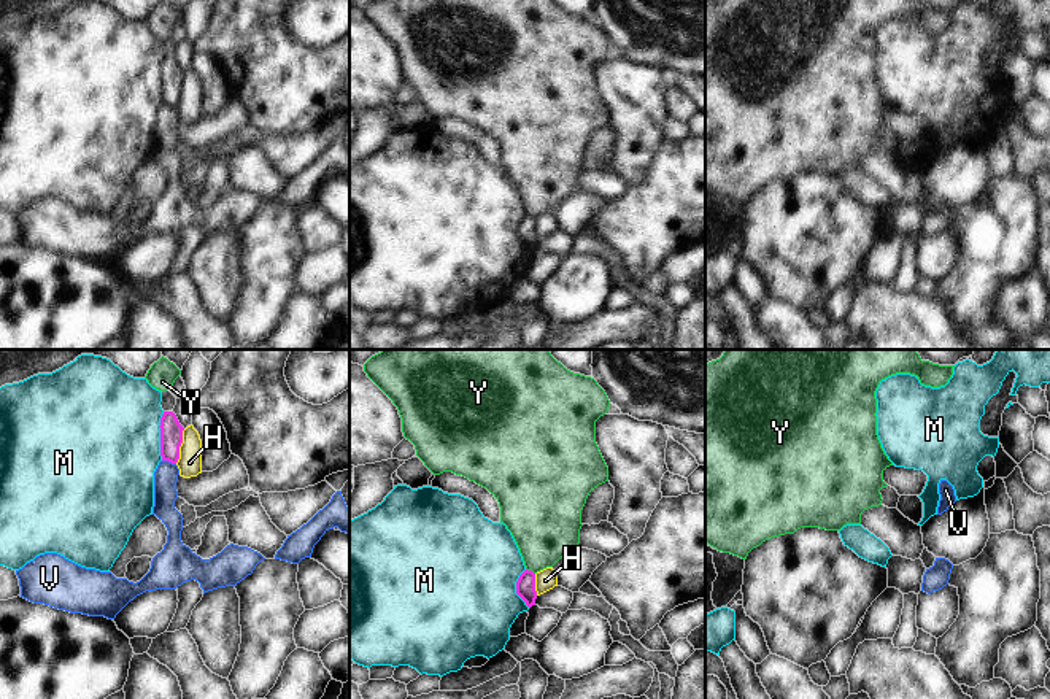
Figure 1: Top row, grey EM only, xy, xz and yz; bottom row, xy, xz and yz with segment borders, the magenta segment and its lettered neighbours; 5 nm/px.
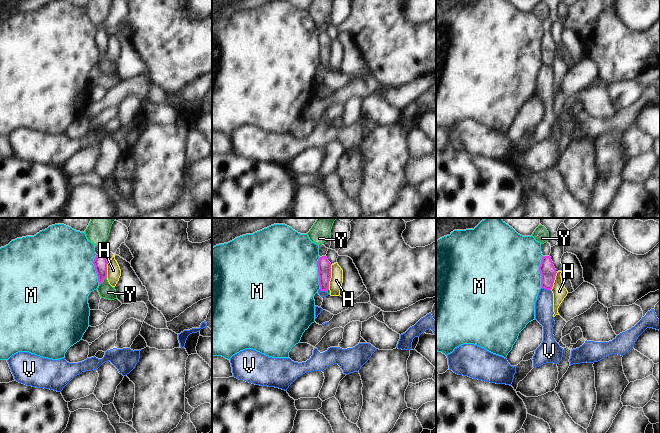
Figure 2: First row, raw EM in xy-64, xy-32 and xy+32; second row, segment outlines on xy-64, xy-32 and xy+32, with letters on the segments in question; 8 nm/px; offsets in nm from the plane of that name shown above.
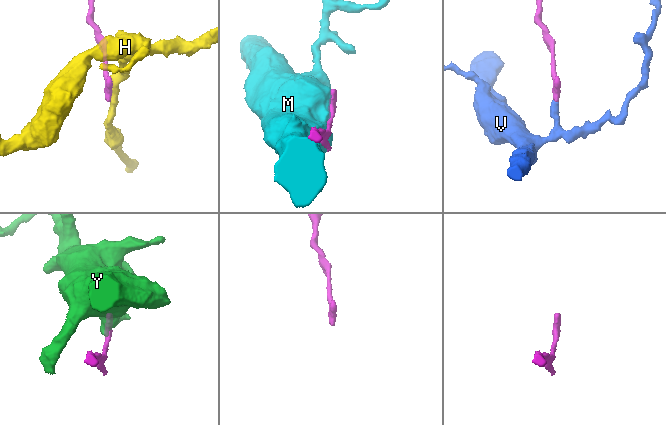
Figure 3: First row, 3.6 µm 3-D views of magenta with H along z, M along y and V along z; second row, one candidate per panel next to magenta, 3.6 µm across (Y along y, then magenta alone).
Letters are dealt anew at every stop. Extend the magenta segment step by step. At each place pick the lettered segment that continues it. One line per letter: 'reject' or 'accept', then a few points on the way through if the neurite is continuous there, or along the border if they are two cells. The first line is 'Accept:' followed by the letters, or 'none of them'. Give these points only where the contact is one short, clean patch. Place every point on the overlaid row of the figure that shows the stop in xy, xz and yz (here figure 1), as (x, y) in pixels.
Accept: none of them
H: reject
M: reject
V: reject | along xy (162, 459), (175, 464)
Y: reject | along xz (526, 567), (534, 574)

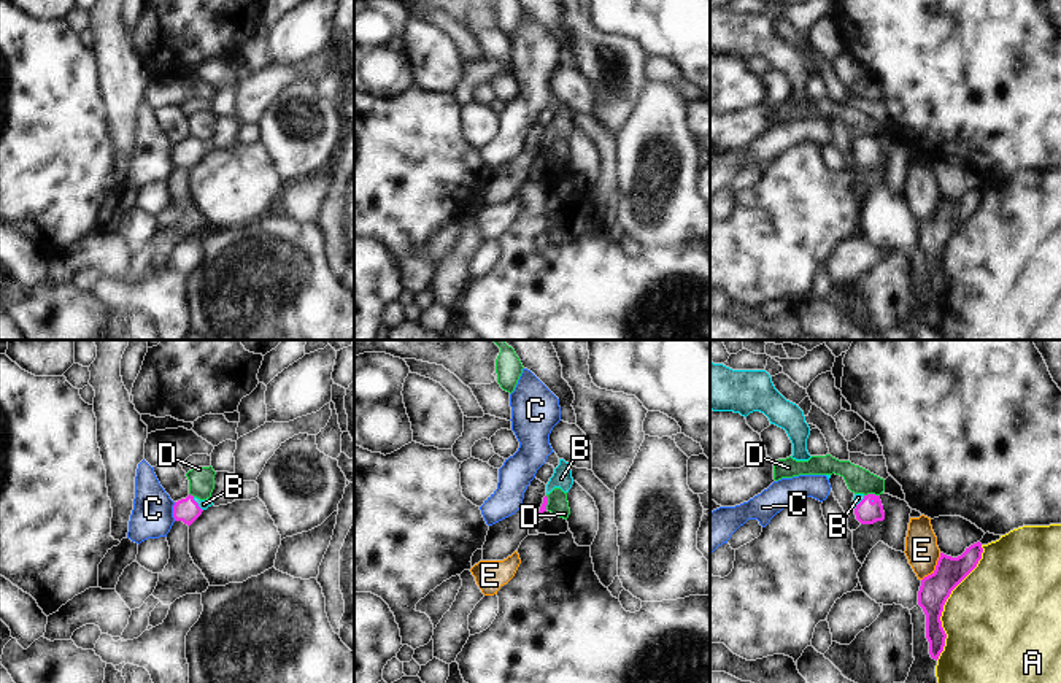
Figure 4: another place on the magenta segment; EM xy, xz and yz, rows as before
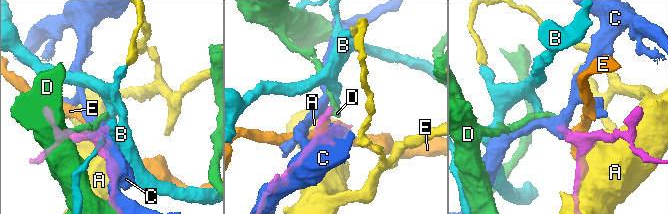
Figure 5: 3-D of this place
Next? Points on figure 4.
Accept: B
A: reject
B: accept | across xy (186, 510), (197, 504), (204, 504)
C: reject | along xy (175, 502), (173, 520)
D: reject | along yz (879, 494), (864, 496)
E: reject

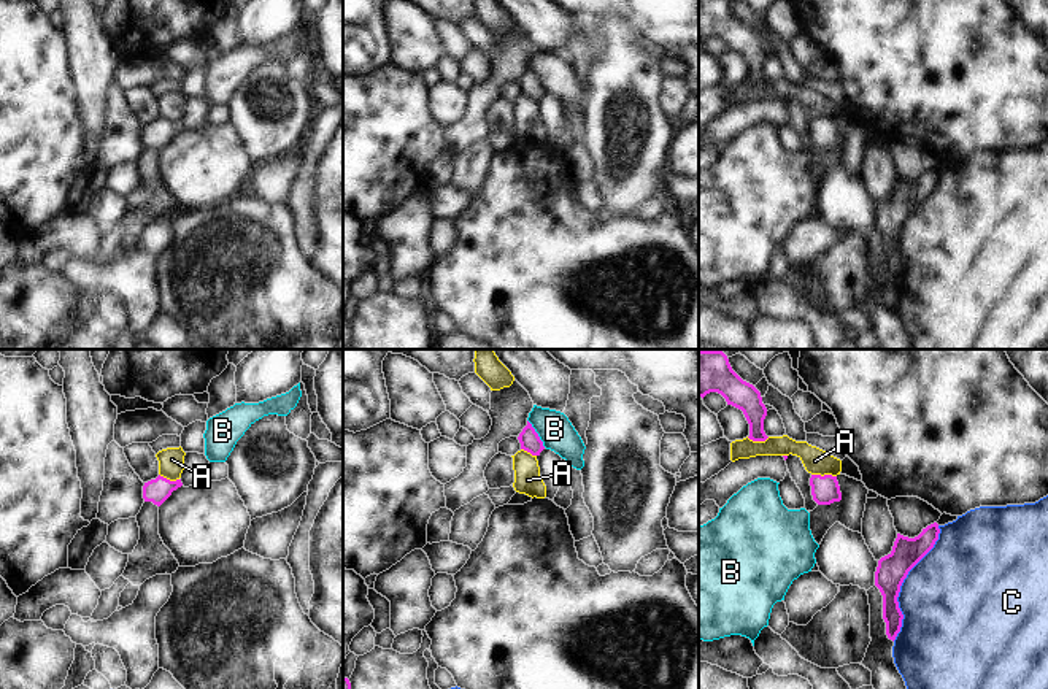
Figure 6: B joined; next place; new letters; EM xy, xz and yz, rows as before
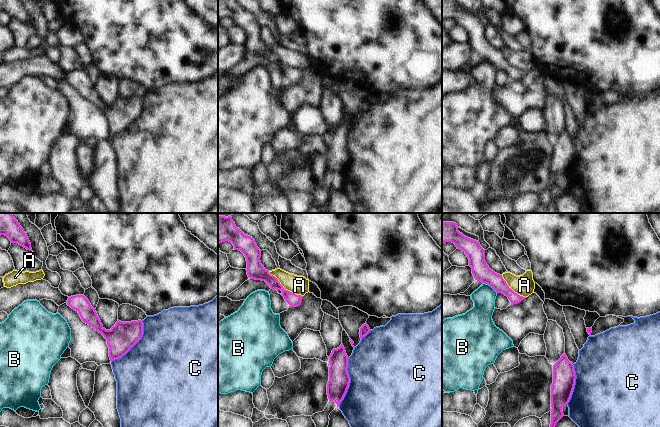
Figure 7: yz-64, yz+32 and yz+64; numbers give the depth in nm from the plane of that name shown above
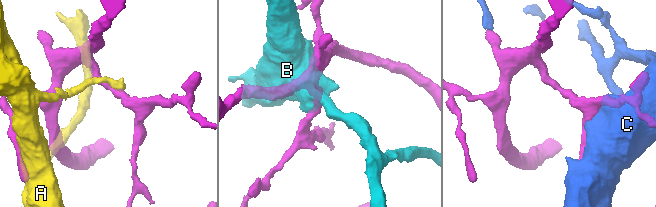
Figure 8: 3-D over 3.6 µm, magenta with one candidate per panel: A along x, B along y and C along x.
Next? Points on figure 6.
Accept: none of them
A: reject
B: reject
C: reject

